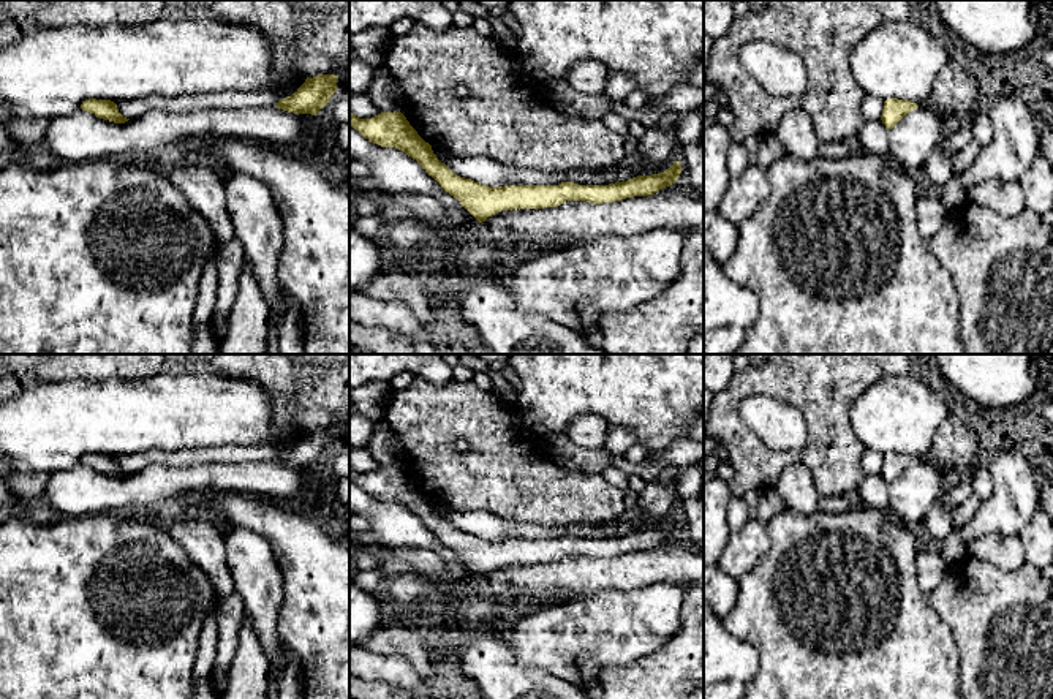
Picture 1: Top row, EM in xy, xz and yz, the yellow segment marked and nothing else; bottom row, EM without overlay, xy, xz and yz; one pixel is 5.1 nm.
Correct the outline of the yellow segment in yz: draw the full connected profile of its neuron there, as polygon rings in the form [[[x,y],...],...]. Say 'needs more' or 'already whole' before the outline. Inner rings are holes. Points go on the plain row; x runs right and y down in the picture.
already whole; [[[889,452],[884,455],[881,474],[887,484],[892,484],[906,468],[909,468],[917,462],[919,462],[917,457],[908,454]]]

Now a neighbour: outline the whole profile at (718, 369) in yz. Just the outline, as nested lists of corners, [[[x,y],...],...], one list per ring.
[[[704,354],[704,387],[711,395],[724,391],[734,375],[734,354]]]

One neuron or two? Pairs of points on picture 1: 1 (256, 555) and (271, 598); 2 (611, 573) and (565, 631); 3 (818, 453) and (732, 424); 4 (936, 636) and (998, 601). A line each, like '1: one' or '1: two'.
1: one
2: two
3: one
4: two

